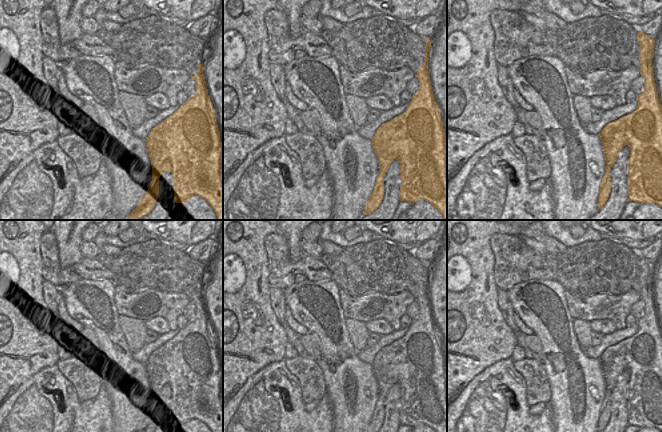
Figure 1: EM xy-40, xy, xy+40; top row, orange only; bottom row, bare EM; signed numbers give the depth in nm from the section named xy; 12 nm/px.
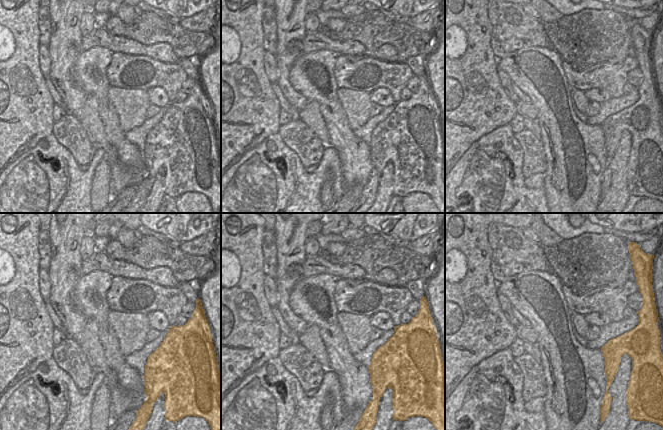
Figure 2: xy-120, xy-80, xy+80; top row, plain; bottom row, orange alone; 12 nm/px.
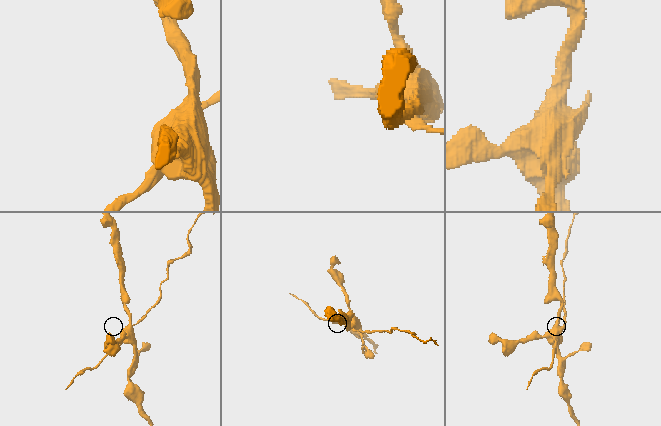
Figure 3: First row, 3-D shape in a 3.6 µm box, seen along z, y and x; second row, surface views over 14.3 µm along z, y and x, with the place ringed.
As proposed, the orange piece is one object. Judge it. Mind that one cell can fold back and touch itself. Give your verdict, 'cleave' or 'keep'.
cleave

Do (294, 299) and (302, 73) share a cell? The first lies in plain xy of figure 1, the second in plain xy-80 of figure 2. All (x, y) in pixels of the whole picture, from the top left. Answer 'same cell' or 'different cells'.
same cell

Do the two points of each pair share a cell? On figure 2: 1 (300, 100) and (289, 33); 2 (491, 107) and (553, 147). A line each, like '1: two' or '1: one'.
1: one
2: two

